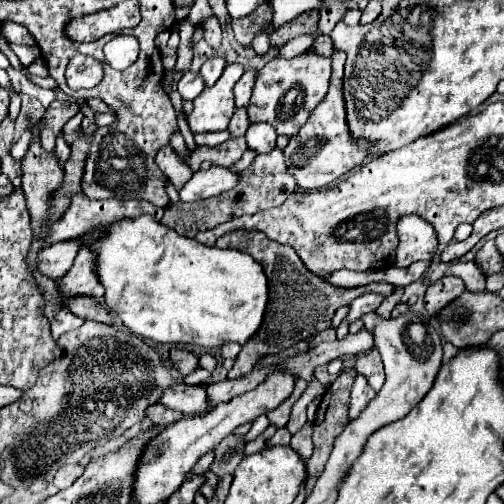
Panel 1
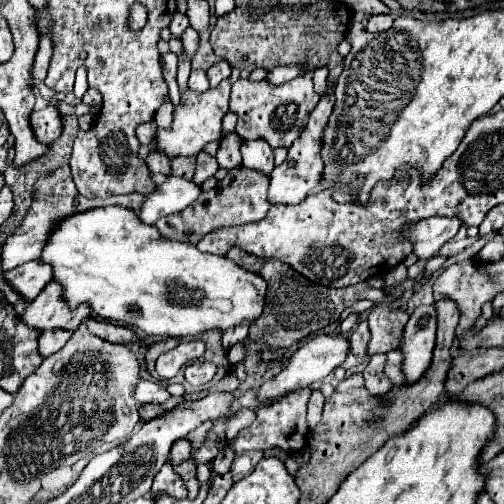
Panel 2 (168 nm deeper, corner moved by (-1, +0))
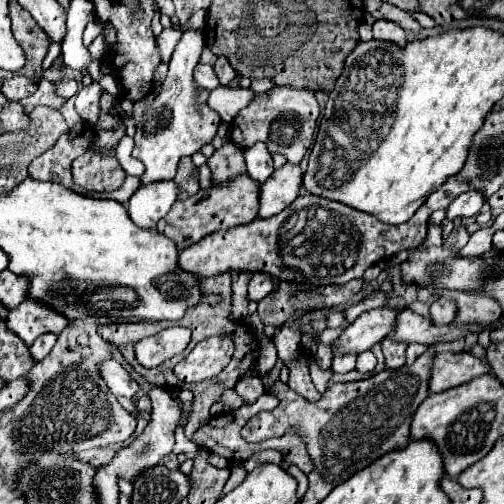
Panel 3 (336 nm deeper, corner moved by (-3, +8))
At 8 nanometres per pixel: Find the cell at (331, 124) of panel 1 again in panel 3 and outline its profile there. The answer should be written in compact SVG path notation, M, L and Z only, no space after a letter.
M285 164L281 168L277 168L267 182L261 184L261 208L259 208L259 216L261 218L269 218L275 216L277 212L285 210L297 196L299 196L299 188L303 186L303 170L299 164Z

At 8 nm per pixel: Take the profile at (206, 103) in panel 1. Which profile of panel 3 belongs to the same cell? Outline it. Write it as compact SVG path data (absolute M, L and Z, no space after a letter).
M185 30L181 42L175 46L175 52L171 56L163 90L155 98L155 102L145 110L145 116L137 126L133 156L145 164L145 174L141 176L141 184L155 180L171 180L175 176L179 158L191 156L197 150L201 150L201 146L211 142L217 132L221 118L207 104L209 90L199 88L193 80L193 68L199 62L201 48L203 48L203 32Z

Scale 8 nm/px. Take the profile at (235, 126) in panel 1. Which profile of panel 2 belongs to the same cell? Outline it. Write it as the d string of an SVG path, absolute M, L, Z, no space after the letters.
M231 132L229 136L225 136L225 138L221 140L219 150L217 150L217 154L215 154L219 168L233 170L233 168L239 168L239 166L241 166L239 146L241 146L241 138L239 138L235 132Z

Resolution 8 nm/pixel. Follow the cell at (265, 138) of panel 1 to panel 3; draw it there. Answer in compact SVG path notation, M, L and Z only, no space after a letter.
M253 144L247 152L243 152L243 156L247 162L247 172L253 180L265 182L273 174L273 160L265 144Z

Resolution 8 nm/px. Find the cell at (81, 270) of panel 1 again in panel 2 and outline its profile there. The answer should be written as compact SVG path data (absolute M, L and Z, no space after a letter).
M49 282L41 294L25 308L25 312L19 316L23 324L27 324L29 328L35 328L39 332L45 330L77 330L79 324L89 318L91 312L89 308L77 308L77 312L73 312L65 300L61 300L61 288L57 288L57 284Z

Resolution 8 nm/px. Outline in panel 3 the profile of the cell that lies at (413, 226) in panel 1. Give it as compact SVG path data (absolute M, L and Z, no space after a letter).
M465 192L465 194L459 194L455 198L455 202L447 208L447 218L449 220L455 220L455 218L475 216L483 208L483 204L485 204L485 200L483 200L483 194L481 192Z

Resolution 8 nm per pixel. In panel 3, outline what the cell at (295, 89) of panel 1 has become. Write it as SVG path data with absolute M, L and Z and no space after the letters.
M275 86L269 92L255 94L255 98L243 110L239 110L235 120L231 122L231 140L239 148L249 148L255 142L265 142L271 154L281 152L291 164L299 164L313 142L317 116L319 104L313 90Z

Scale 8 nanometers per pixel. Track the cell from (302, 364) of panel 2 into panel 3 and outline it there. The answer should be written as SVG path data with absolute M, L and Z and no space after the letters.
M375 308L363 312L351 326L347 326L341 336L331 344L333 356L361 354L369 350L375 342L381 342L395 326L395 314L399 308Z

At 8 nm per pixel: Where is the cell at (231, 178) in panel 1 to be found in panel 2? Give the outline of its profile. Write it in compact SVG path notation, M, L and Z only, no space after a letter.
M169 176L163 184L157 184L155 190L145 198L137 218L143 224L153 226L159 218L185 210L193 200L197 200L199 194L201 188L191 180Z

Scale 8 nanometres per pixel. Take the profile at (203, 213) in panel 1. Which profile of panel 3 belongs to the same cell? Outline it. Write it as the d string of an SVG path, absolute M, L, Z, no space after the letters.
M247 172L235 176L235 180L227 180L227 184L217 184L207 190L199 190L195 196L179 200L173 204L169 214L159 220L157 230L171 238L179 250L185 250L187 246L199 242L203 236L221 230L221 228L233 228L239 224L249 224L259 214L259 182L251 180Z

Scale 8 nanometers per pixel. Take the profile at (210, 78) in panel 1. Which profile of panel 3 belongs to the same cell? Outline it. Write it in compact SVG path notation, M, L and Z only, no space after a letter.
M219 56L213 68L215 68L215 74L217 74L217 78L219 78L221 84L229 84L229 82L235 78L235 74L237 74L237 72L231 68L231 64L227 62L225 56Z

